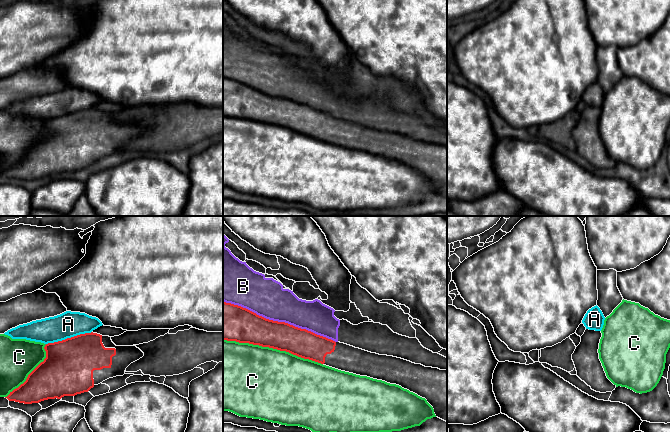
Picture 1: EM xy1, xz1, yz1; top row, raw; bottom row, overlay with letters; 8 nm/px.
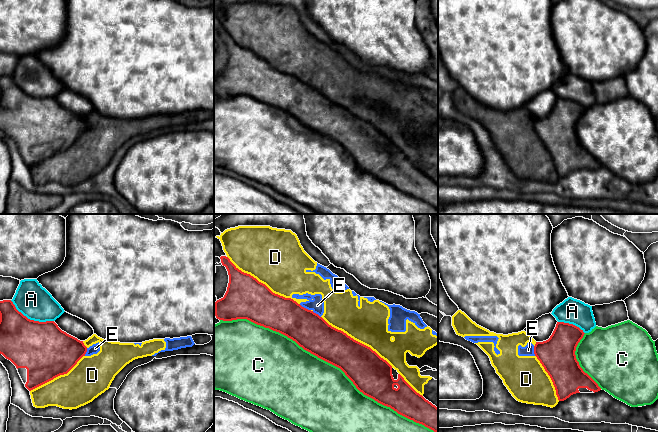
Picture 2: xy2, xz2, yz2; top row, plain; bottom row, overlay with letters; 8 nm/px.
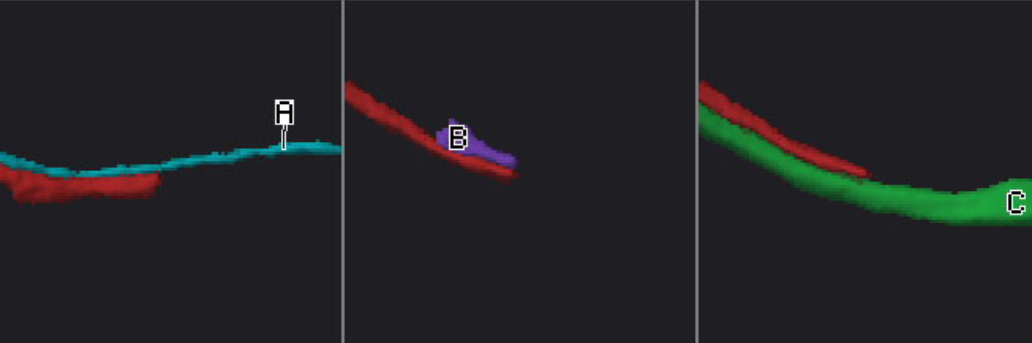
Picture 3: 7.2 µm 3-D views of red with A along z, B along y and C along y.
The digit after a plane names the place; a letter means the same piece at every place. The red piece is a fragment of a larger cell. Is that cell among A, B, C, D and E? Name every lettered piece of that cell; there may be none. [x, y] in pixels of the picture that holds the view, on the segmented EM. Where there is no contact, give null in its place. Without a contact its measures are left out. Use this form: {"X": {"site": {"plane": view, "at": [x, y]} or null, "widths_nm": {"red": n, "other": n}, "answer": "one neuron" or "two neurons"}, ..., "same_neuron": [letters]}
{"A": {"site": {"plane": "xy2", "at": [31, 320]}, "widths_nm": {"red": 420, "other": 280}, "answer": "two neurons"}, "B": {"site": {"plane": "xz1", "at": [279, 322]}, "widths_nm": {"red": 240, "other": 300}, "answer": "two neurons"}, "C": {"site": {"plane": "xz2", "at": [328, 362]}, "widths_nm": {"red": 300, "other": 500}, "answer": "two neurons"}, "D": {"site": {"plane": "xz2", "at": [262, 283]}, "widths_nm": {"red": 340, "other": 460}, "answer": "two neurons"}, "E": {"site": {"plane": "xz2", "at": [305, 308]}, "widths_nm": {"red": 280, "other": 110}, "answer": "two neurons"}, "same_neuron": []}

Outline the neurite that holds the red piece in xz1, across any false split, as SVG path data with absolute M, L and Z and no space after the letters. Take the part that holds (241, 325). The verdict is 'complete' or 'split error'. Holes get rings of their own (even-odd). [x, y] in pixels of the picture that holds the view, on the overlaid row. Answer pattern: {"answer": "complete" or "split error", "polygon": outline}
{"answer": "split error", "polygon": "M223 301L223 340L249 343L286 351L298 357L323 365L396 384L425 398L433 407L436 417L447 422L447 370L425 367L410 361L387 355L371 353L353 346L335 342L285 322L266 319L238 305Z"}

